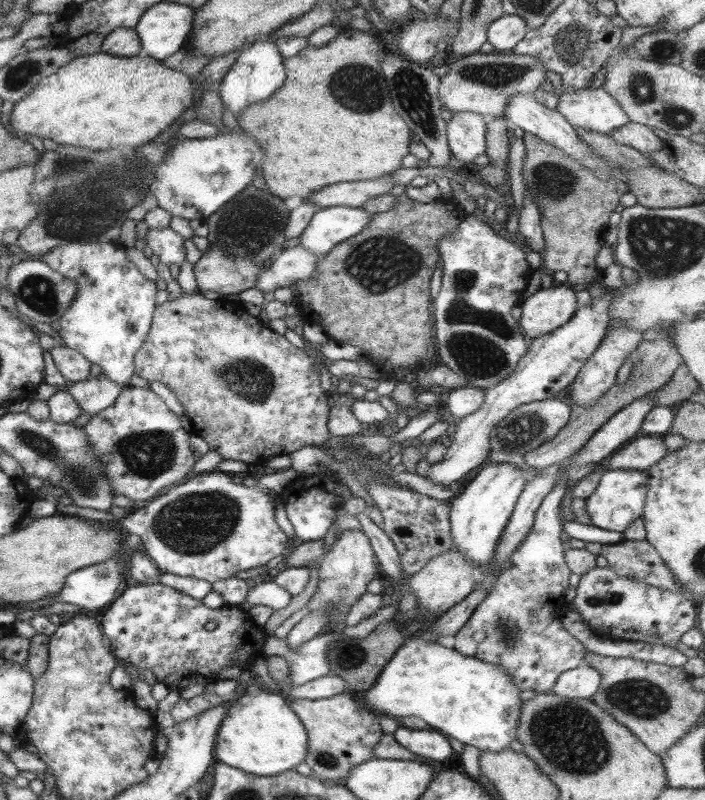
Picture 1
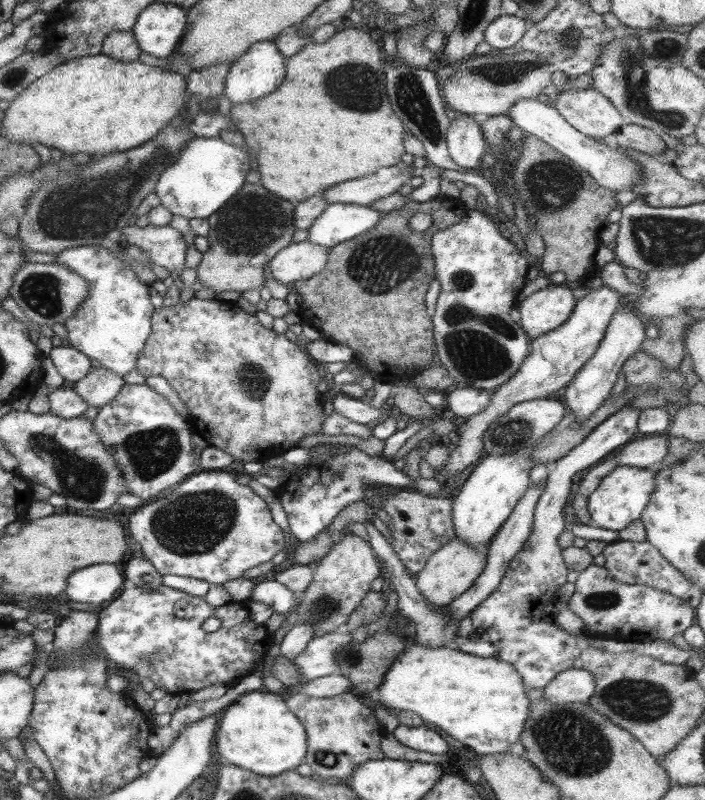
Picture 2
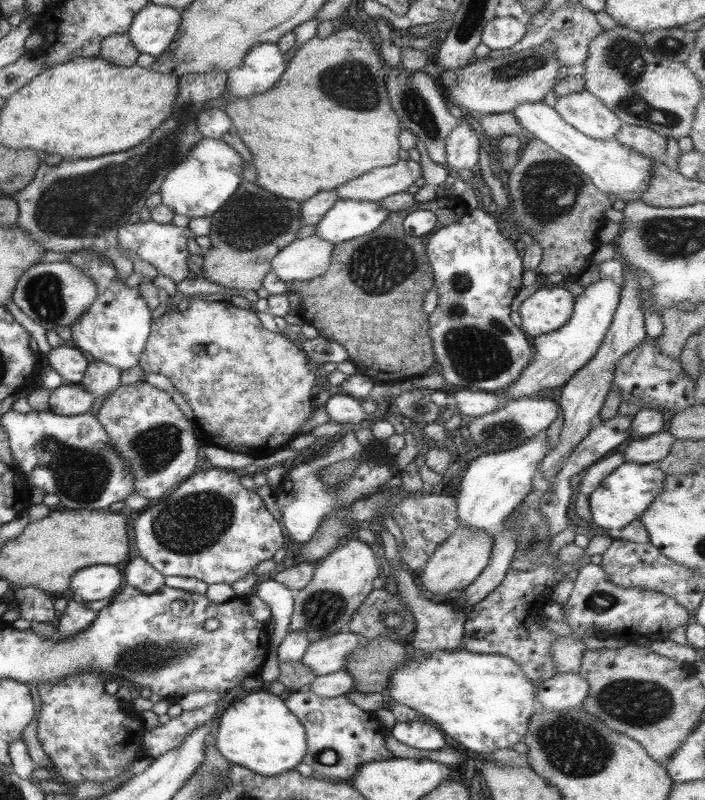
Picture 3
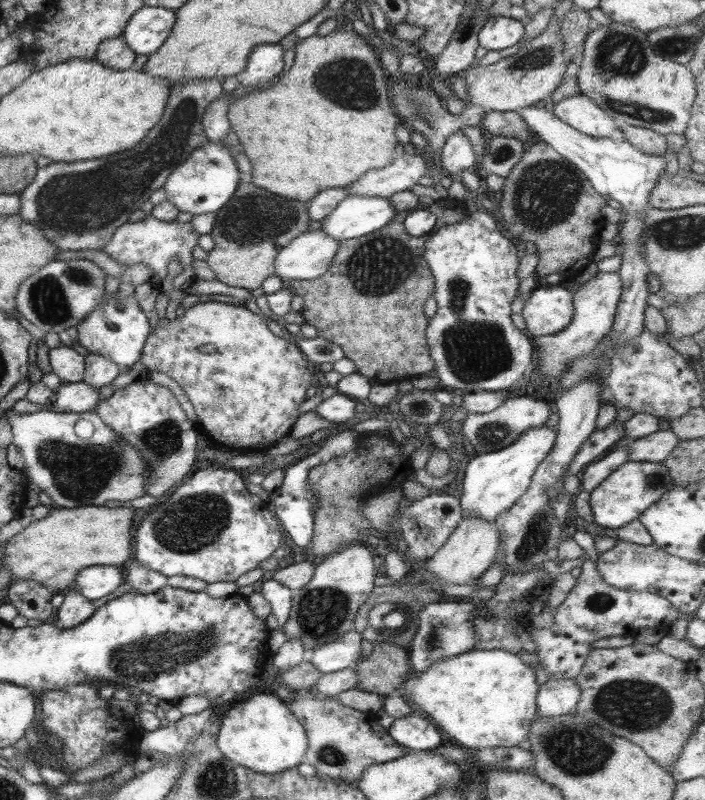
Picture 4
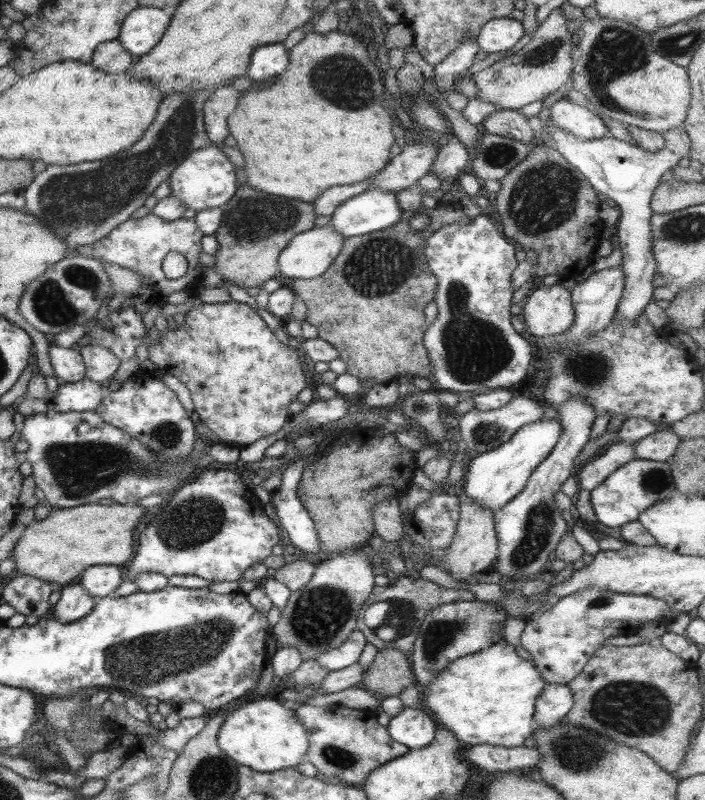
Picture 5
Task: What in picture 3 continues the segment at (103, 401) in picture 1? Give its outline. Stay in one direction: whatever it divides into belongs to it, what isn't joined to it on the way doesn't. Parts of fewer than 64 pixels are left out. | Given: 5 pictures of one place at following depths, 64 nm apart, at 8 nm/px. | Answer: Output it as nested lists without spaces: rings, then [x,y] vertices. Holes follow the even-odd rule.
[[[94,361],[88,364],[83,378],[77,383],[87,392],[93,400],[99,397],[105,397],[114,389],[118,389],[120,371],[101,363]]]

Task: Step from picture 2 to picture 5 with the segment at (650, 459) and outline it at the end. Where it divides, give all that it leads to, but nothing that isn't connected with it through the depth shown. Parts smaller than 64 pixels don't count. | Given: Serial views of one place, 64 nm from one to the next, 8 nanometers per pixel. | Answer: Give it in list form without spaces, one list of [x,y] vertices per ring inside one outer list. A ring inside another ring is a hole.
[[[659,427],[657,431],[633,444],[632,459],[666,462],[675,454],[680,441],[681,439],[671,429]]]

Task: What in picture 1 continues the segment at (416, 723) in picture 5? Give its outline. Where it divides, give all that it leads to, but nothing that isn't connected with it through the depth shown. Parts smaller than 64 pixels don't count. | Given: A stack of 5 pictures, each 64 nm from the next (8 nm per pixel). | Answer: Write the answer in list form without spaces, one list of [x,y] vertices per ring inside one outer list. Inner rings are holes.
[[[399,725],[392,736],[401,748],[409,750],[421,758],[427,758],[434,766],[446,762],[452,752],[445,737],[430,728],[411,730]]]

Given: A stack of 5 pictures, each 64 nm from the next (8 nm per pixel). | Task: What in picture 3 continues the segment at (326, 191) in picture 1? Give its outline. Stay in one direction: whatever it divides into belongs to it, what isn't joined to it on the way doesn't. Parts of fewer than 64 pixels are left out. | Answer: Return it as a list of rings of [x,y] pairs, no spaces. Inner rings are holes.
[[[411,158],[398,159],[393,166],[372,168],[345,182],[345,186],[337,186],[335,196],[343,200],[365,200],[379,202],[382,198],[406,191],[417,178],[421,177],[419,162]]]

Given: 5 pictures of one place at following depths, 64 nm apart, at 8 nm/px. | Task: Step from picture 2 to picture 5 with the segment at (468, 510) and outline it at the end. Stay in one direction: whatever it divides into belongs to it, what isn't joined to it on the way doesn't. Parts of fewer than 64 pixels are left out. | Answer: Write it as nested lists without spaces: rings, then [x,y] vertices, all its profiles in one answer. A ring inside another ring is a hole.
[[[559,414],[553,418],[539,418],[537,422],[523,424],[517,432],[513,432],[505,444],[497,446],[493,450],[478,453],[471,461],[467,461],[464,474],[465,484],[463,492],[467,498],[471,498],[475,504],[489,508],[491,512],[505,506],[510,498],[517,496],[529,476],[553,450],[553,445],[559,441],[561,435],[561,424]]]

